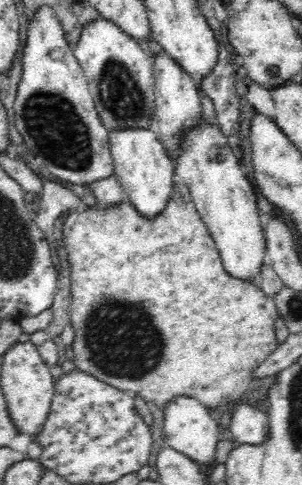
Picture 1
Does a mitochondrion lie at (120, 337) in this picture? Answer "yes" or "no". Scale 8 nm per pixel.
yes

